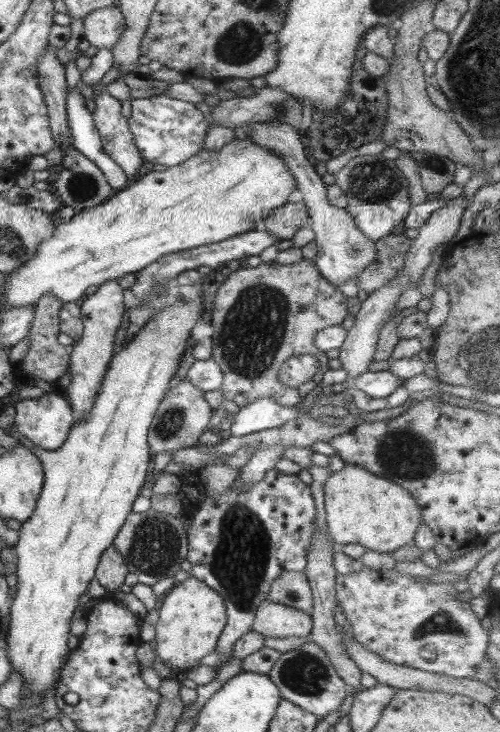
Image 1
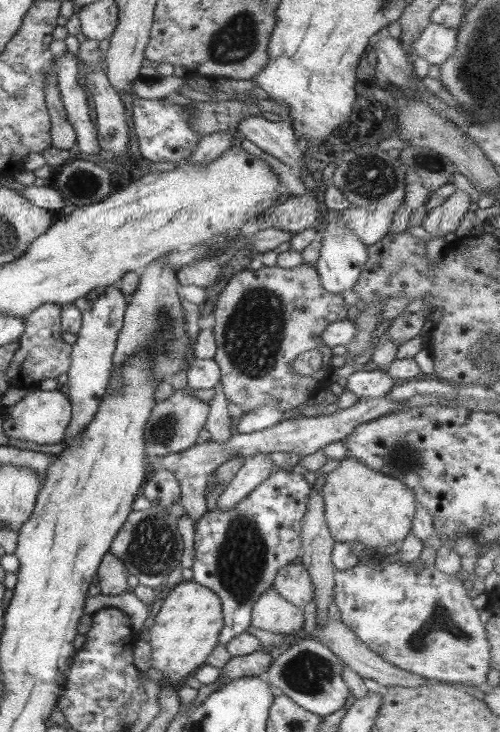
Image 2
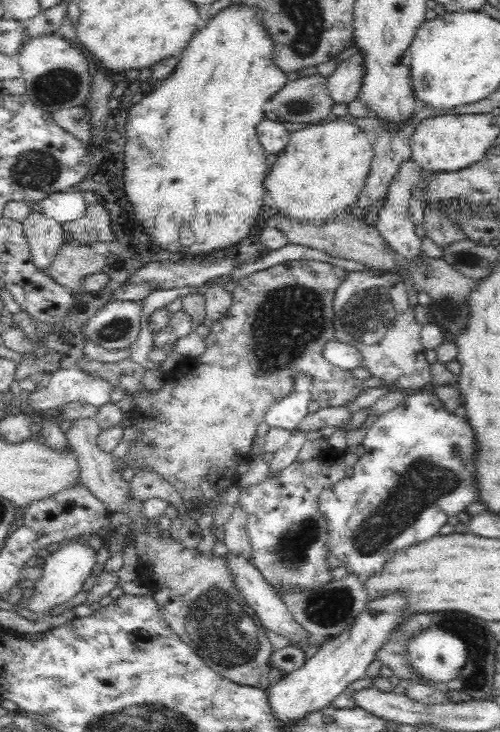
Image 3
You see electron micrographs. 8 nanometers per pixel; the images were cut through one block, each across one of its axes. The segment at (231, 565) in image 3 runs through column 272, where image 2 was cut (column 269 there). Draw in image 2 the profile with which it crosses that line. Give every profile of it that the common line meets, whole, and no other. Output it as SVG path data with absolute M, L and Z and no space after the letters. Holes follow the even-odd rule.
M270 586L270 589L253 603L250 626L272 634L291 635L297 633L297 630L302 630L302 611L301 607L295 607L283 600Z

